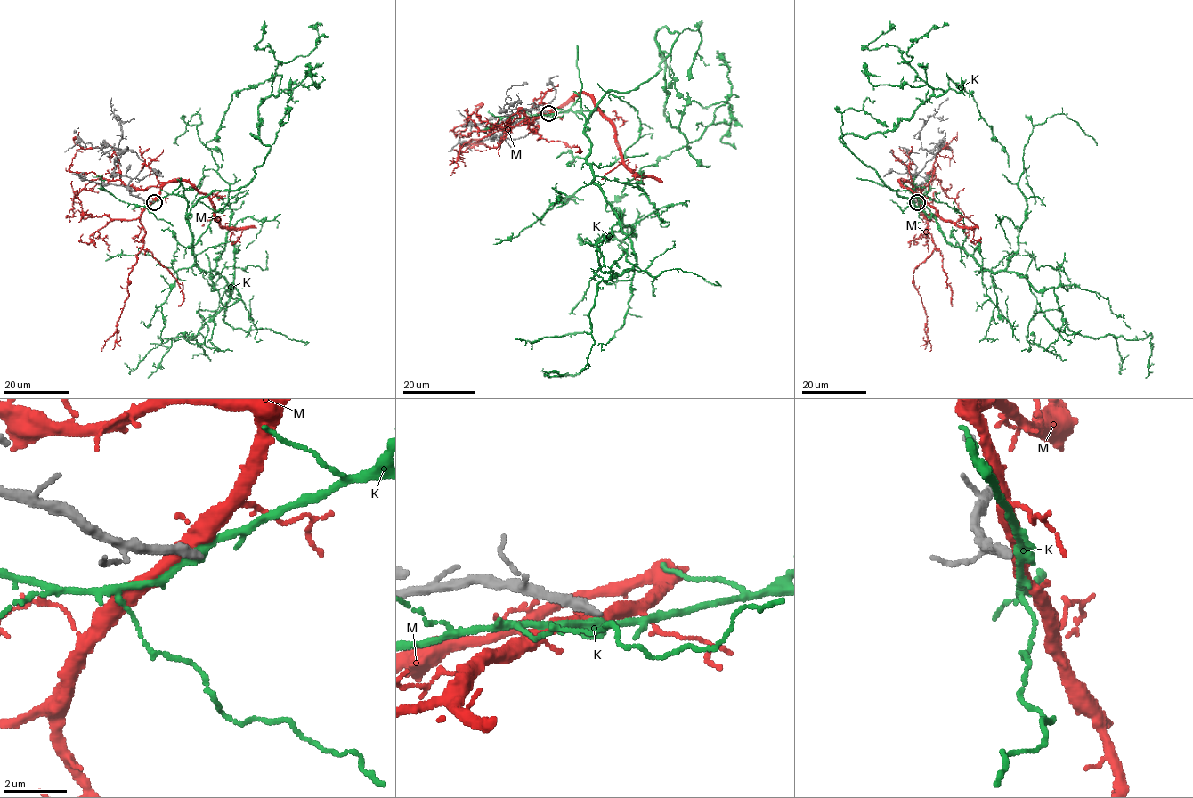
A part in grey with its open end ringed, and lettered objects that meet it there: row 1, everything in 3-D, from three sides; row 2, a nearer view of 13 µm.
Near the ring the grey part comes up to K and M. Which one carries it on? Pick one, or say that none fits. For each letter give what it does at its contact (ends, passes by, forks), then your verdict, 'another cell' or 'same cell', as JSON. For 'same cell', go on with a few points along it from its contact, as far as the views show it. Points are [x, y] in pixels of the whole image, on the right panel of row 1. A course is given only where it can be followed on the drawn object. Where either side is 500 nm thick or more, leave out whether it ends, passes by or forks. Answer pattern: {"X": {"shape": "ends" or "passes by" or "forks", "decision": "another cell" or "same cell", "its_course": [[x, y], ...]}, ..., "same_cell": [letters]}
{"K": {"shape": "passes by", "decision": "another cell"}, "M": {"shape": "forks", "decision": "another cell"}, "same_cell": []}

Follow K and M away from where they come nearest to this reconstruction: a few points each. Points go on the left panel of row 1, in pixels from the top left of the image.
K: (153, 201), (182, 196), (190, 218), (245, 186), (280, 75), (232, 94), (206, 146), (222, 167)
M: (153, 201), (140, 220), (145, 233), (142, 247), (130, 272), (128, 295), (116, 330), (101, 351)

